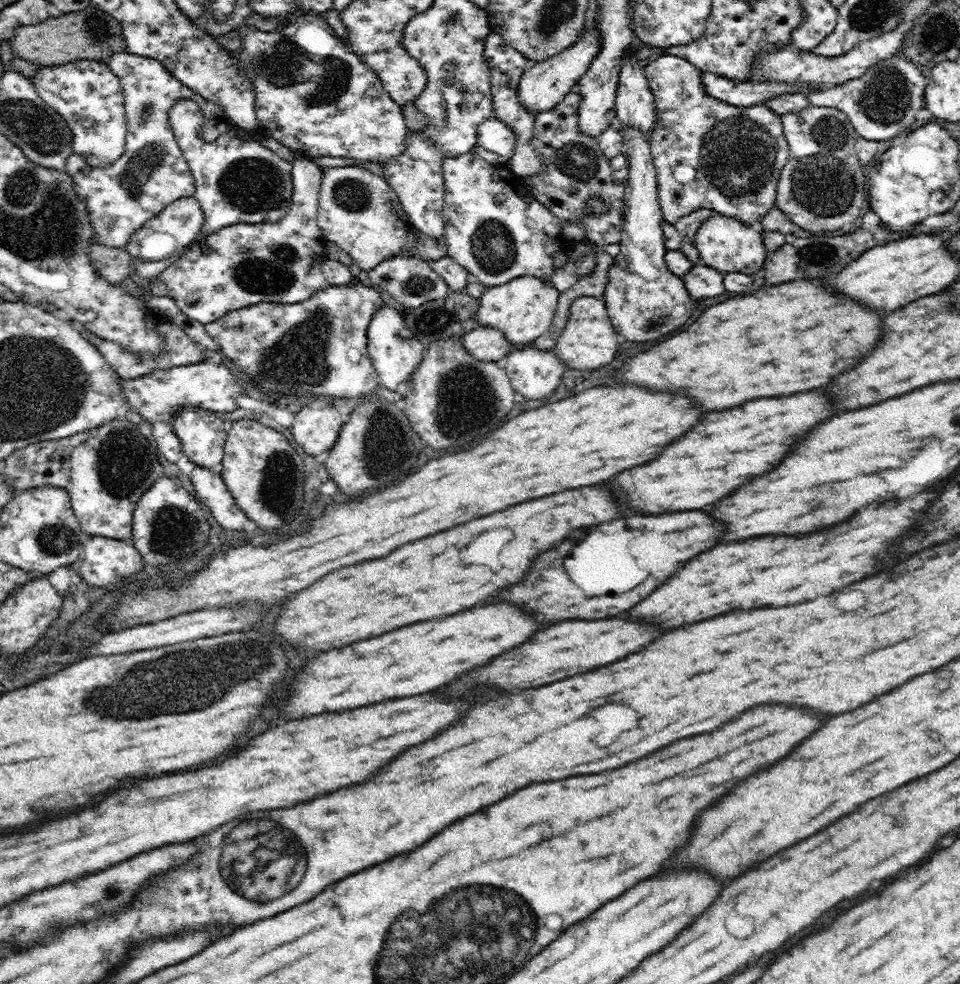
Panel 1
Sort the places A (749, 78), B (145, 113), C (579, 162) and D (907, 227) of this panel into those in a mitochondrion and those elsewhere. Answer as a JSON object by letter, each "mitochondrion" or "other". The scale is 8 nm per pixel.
{"A":"other","B":"mitochondrion","C":"mitochondrion","D":"other"}

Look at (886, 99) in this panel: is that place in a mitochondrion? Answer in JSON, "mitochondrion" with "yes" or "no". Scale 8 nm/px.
{"mitochondrion":"yes"}

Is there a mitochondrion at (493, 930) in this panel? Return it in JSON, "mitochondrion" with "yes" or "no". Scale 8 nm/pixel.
{"mitochondrion":"yes"}

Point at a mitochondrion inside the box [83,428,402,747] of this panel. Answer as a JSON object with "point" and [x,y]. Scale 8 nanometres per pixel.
{"point":[173,531]}

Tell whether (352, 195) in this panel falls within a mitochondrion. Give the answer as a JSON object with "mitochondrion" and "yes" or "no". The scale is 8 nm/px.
{"mitochondrion":"yes"}

